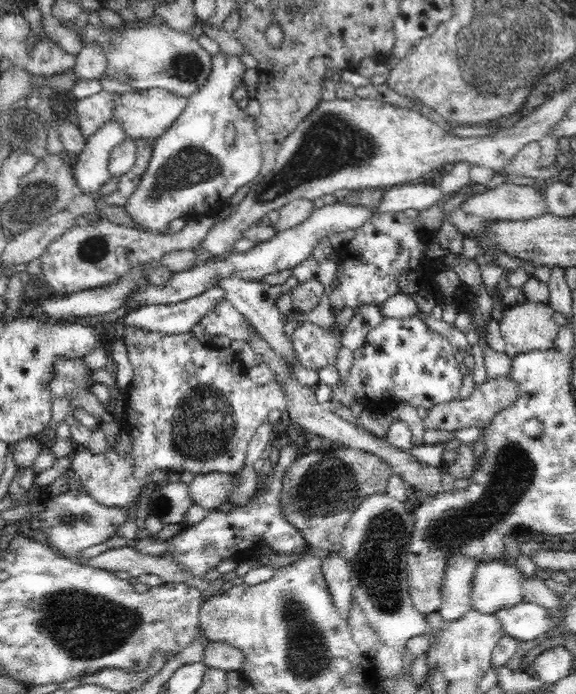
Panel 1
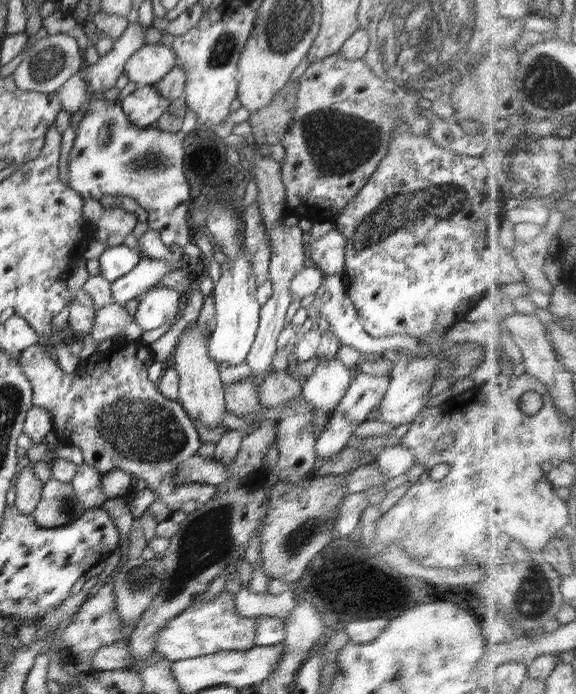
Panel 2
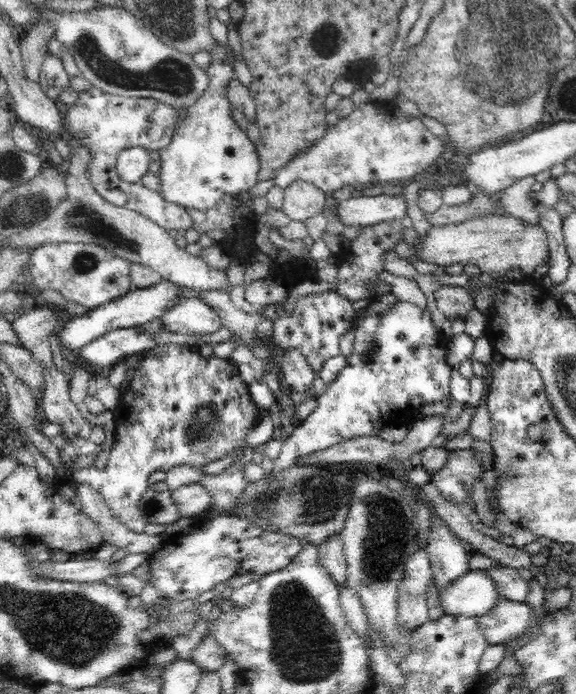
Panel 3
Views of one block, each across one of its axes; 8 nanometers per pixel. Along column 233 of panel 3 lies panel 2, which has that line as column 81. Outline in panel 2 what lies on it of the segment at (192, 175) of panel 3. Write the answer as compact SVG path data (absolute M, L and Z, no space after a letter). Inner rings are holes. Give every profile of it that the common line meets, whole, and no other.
M130 23L124 34L114 41L112 49L100 56L94 64L84 63L79 75L90 89L90 99L84 105L84 117L76 128L76 137L68 156L69 187L82 198L100 198L102 194L130 196L148 212L149 228L158 231L167 246L181 246L190 257L200 257L199 247L190 242L188 211L190 211L190 186L184 178L184 138L183 131L166 132L154 125L138 128L130 122L120 103L107 101L94 94L102 94L116 87L119 76L124 71L126 61L136 50L146 45L145 26Z

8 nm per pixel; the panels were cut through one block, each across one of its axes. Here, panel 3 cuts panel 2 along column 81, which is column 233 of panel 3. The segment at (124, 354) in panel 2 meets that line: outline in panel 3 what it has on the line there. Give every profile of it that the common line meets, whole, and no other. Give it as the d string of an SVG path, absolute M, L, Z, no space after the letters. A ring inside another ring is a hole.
M170 345L170 346L158 346L152 348L150 351L145 351L143 353L146 357L135 370L134 376L127 384L121 393L120 402L114 413L115 421L115 441L110 450L108 456L108 463L104 470L98 470L94 465L88 468L76 469L72 472L72 477L75 479L77 484L88 484L92 488L95 488L106 501L108 508L111 510L111 515L120 523L123 524L128 530L133 533L144 532L144 526L147 524L146 518L143 516L143 511L140 510L140 500L142 500L144 494L147 492L148 488L152 488L147 484L147 478L158 470L167 471L175 466L202 466L208 464L214 460L218 460L224 457L228 452L233 450L244 450L248 444L246 443L246 435L251 428L254 428L256 424L260 421L258 419L258 414L260 414L260 409L257 408L256 403L250 398L250 393L248 386L238 373L238 366L232 362L230 359L217 358L212 355L211 358L204 358L198 349L192 348L188 345Z

